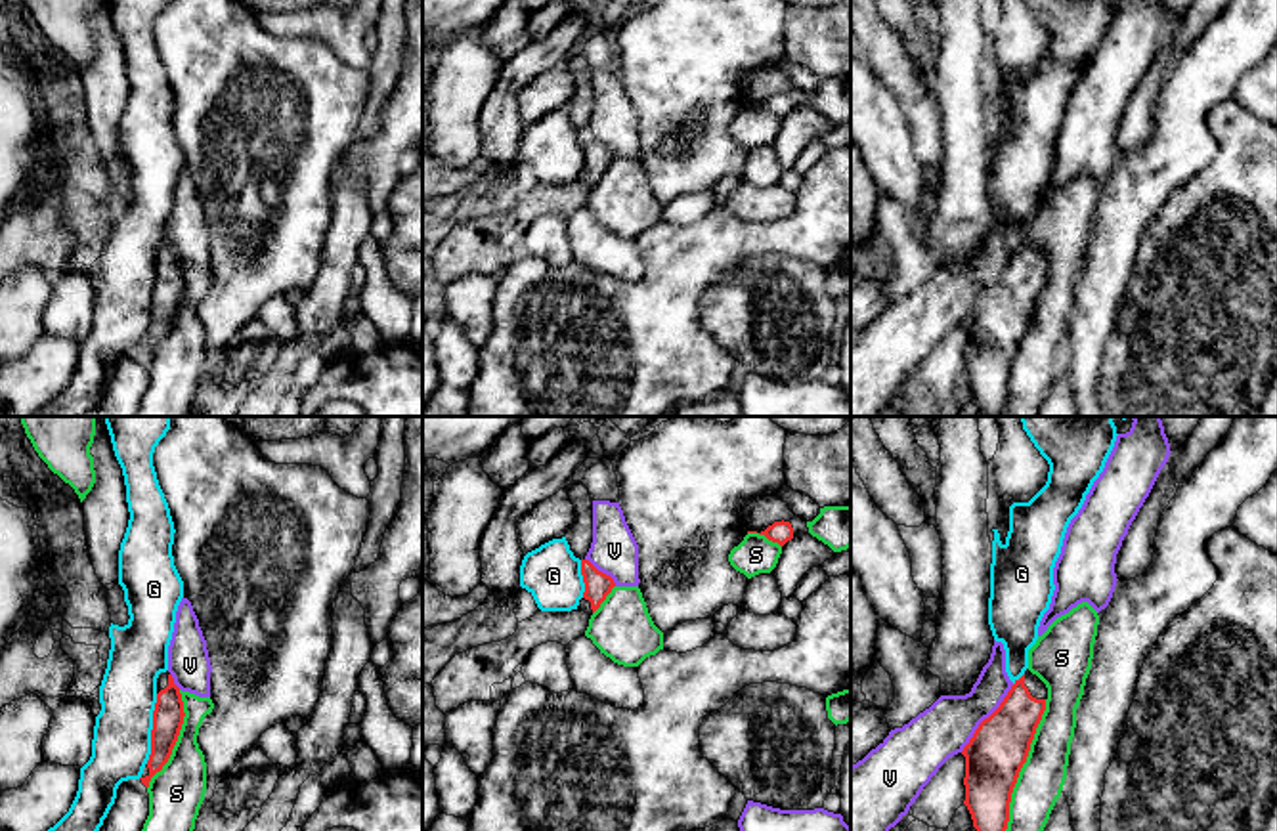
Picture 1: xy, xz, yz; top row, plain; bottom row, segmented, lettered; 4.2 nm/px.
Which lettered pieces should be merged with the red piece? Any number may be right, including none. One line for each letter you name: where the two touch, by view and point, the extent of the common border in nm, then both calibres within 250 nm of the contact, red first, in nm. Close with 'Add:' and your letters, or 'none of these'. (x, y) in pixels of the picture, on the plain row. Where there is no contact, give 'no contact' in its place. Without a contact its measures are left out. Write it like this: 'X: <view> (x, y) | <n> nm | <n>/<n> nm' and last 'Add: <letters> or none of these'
Add: none of these

